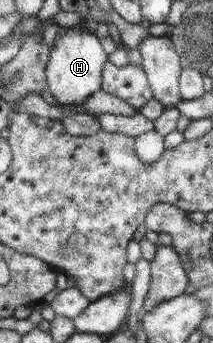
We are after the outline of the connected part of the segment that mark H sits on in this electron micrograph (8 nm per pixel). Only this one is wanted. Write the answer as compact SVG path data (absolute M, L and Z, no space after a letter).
M60 28L57 31L54 44L49 53L49 63L46 66L48 89L59 104L77 104L89 98L100 89L102 83L102 67L108 61L108 55L103 47L95 28L88 31L83 28Z

